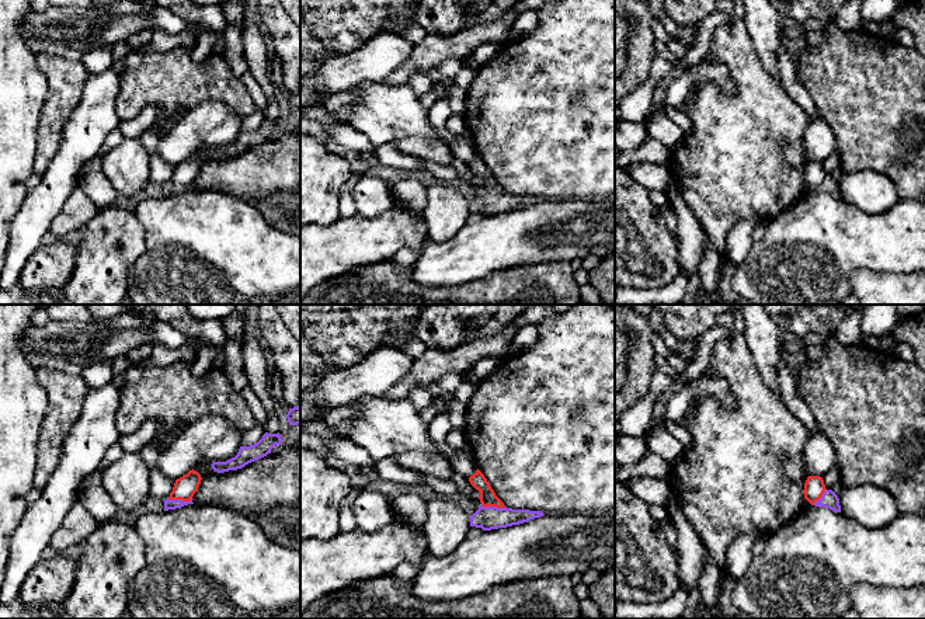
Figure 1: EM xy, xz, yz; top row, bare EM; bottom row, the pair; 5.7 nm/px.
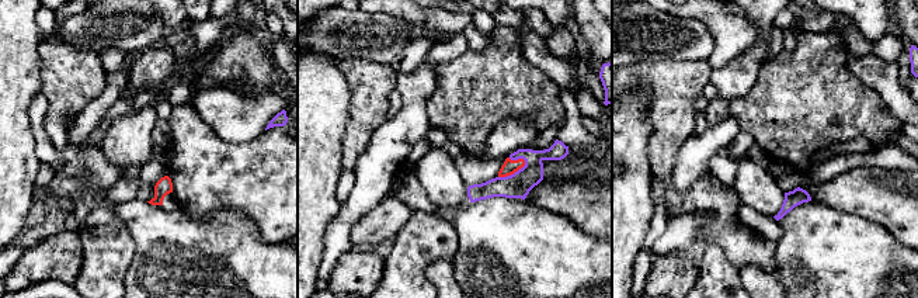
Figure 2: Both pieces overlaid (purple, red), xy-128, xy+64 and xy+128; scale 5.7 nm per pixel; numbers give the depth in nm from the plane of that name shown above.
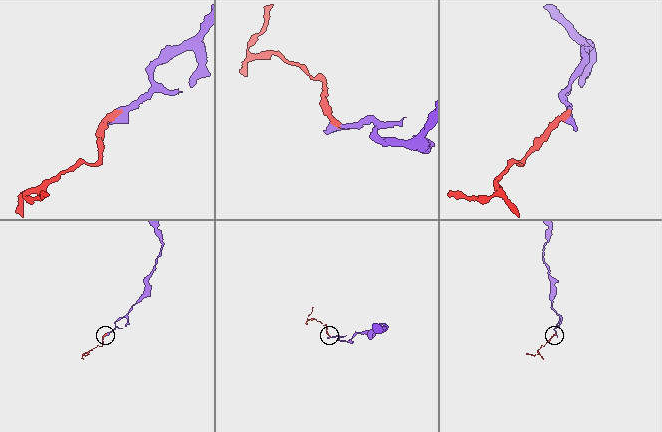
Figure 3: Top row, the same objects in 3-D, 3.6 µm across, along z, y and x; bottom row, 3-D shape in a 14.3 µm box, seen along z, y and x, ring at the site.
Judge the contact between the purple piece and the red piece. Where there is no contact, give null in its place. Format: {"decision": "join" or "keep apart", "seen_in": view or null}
{"decision": "join", "seen_in": "xy"}

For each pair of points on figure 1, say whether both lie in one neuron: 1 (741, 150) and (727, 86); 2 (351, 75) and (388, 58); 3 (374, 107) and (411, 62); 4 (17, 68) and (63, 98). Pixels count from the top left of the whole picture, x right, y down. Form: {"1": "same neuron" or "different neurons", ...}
{"1": "different neurons", "2": "same neuron", "3": "different neurons", "4": "different neurons"}

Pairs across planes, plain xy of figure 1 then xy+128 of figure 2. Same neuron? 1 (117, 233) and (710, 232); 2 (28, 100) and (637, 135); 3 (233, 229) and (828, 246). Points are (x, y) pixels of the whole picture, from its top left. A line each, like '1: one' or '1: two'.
1: two
2: one
3: one

